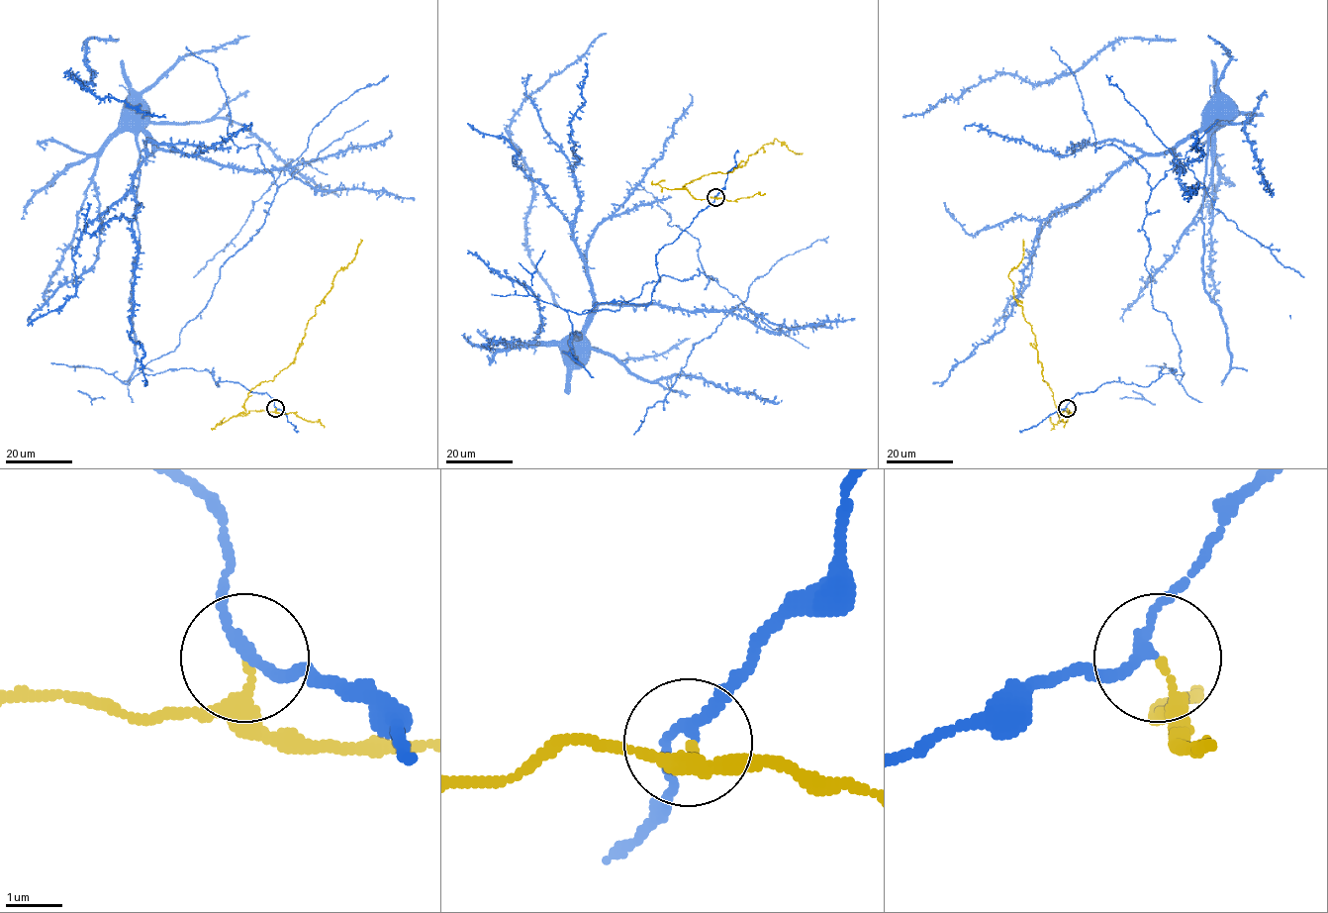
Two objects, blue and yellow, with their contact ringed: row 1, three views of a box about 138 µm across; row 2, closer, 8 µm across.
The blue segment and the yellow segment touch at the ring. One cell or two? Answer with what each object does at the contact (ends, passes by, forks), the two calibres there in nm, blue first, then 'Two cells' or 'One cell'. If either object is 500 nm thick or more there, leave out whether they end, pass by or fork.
At the ring blue passes by. At the ring yellow ends. Thickness 180 nm (blue) against 140 nm. Two cells

